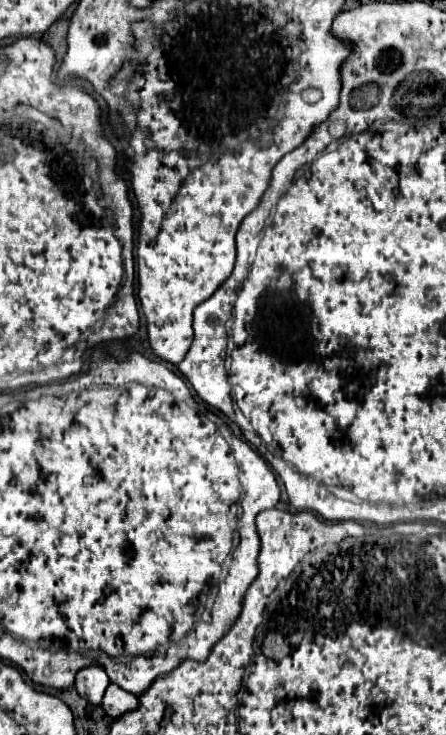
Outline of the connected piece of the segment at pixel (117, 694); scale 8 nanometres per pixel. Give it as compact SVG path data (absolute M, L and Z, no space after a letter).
M110 683L106 693L104 693L104 699L102 699L102 709L112 717L120 717L120 713L126 713L128 709L134 709L138 705L138 697L120 689L118 685Z

